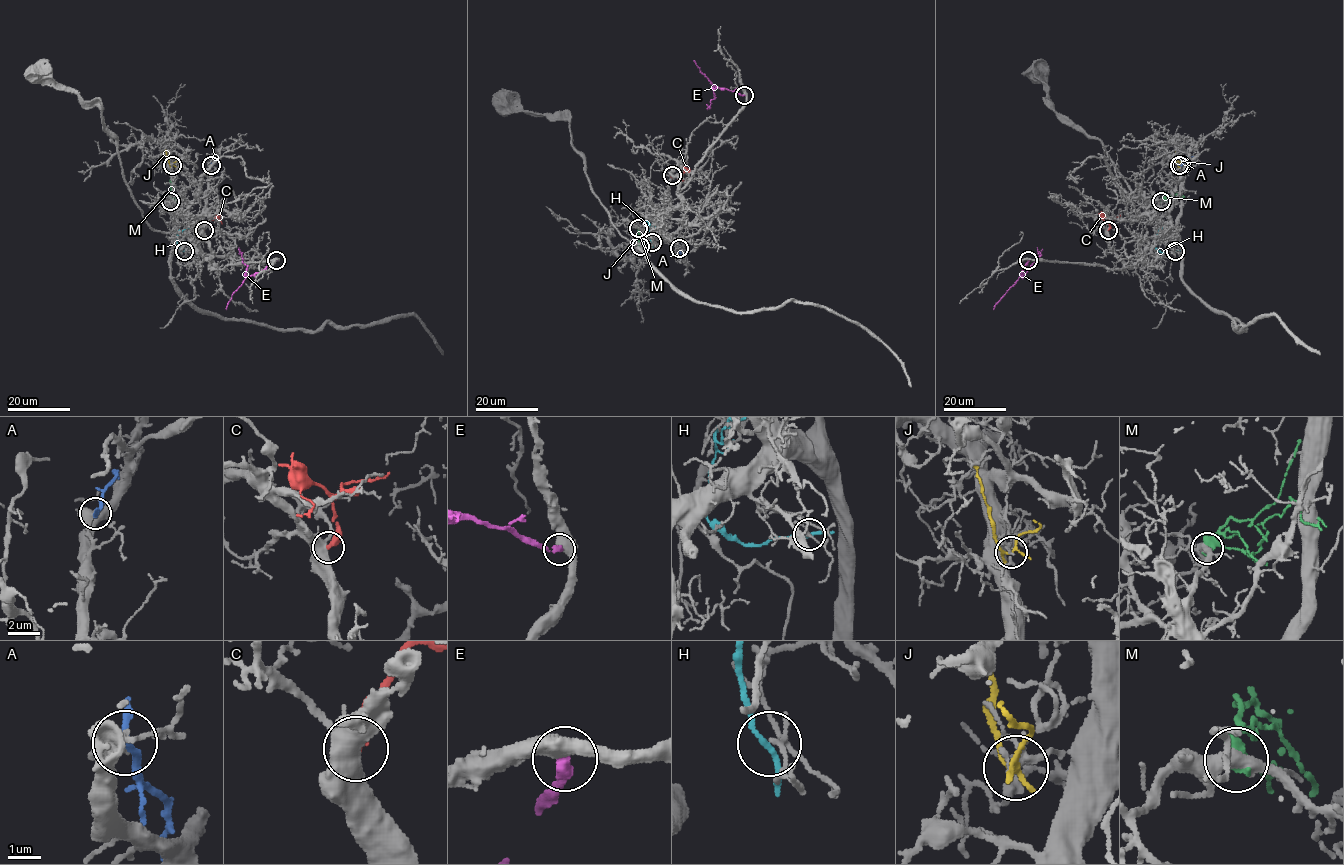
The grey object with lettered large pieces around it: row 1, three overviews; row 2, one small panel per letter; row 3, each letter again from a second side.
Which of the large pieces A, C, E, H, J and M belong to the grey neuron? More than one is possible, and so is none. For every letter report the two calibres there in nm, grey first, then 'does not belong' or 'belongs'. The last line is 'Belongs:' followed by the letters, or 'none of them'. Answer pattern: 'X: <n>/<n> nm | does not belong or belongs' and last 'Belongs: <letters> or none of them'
A: 600/220 nm | does not belong
C: 440/440 nm | does not belong
E: 480/340 nm | does not belong
H: 110/160 nm | does not belong
J: 170/140 nm | does not belong
M: 340/400 nm | does not belong
Belongs: none of them

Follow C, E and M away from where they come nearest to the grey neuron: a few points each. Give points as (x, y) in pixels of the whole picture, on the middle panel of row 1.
C: (672, 175), (681, 175), (690, 168)
E: (744, 95), (716, 88), (694, 60)
M: (638, 228), (638, 234), (650, 252)

